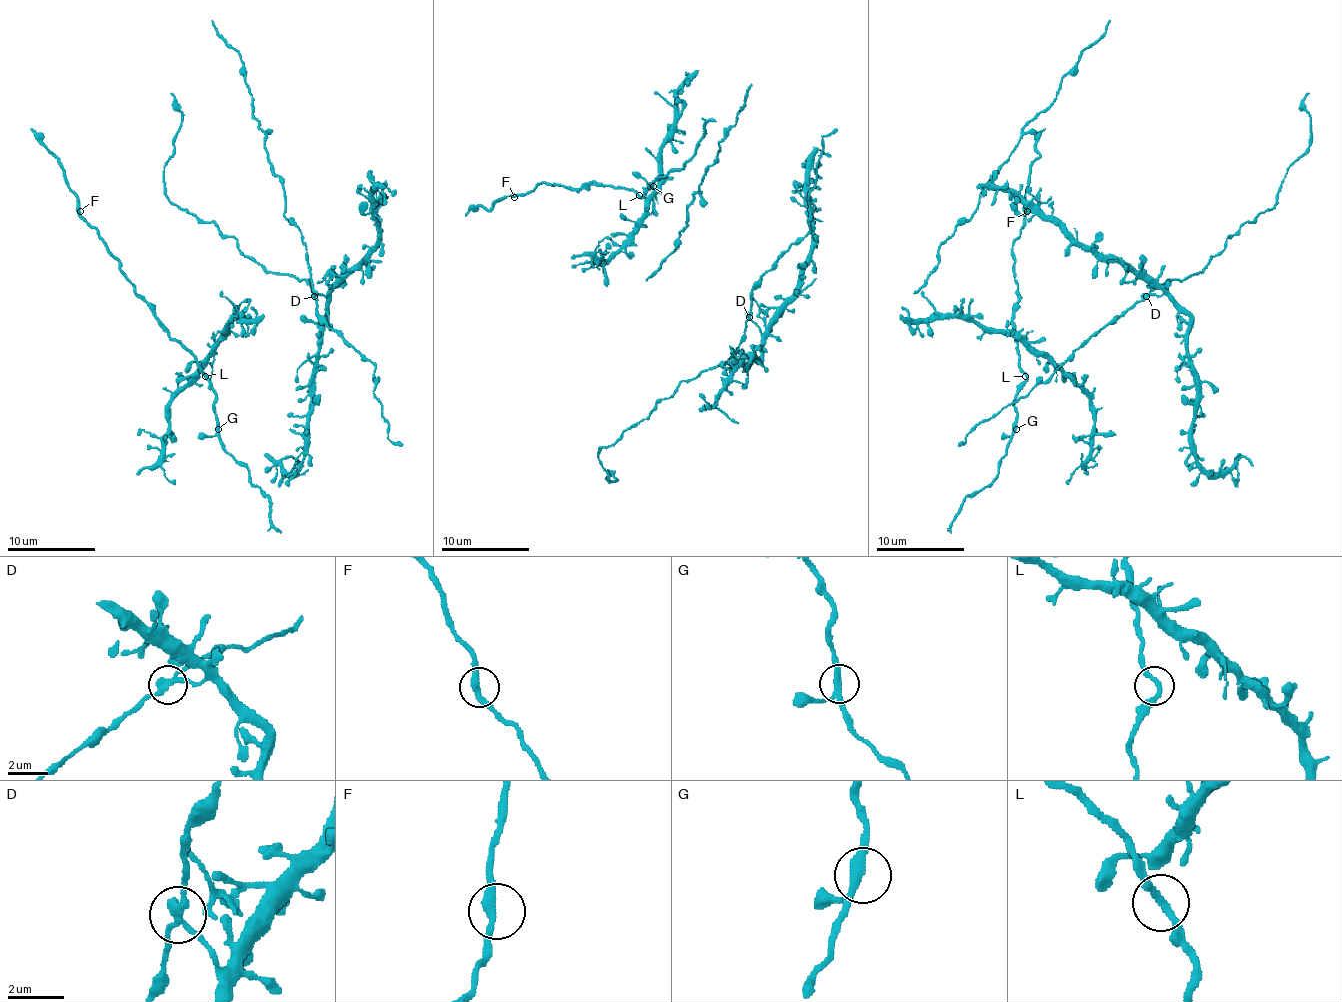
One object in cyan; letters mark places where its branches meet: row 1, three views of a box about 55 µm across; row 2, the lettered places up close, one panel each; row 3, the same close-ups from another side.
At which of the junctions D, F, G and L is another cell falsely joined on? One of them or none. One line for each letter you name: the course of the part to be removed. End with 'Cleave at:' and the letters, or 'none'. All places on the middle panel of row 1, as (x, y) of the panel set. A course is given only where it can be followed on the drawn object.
Cleave at: none

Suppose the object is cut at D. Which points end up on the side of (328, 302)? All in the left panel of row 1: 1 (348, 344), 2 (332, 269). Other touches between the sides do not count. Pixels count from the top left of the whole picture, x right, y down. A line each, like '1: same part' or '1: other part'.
1: other part
2: same part

